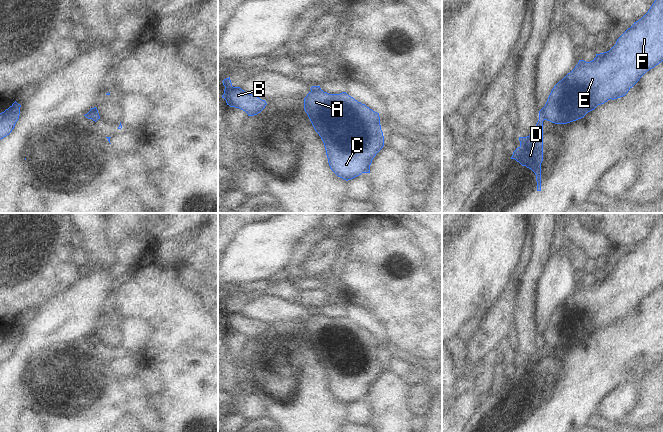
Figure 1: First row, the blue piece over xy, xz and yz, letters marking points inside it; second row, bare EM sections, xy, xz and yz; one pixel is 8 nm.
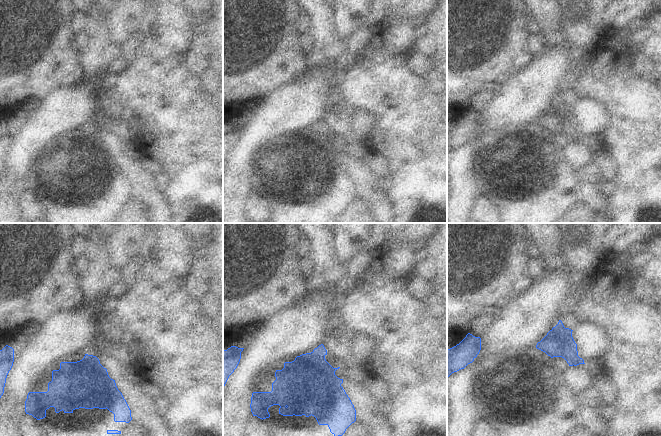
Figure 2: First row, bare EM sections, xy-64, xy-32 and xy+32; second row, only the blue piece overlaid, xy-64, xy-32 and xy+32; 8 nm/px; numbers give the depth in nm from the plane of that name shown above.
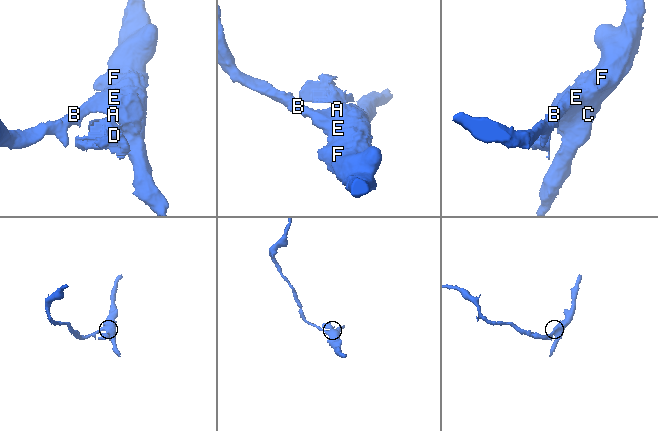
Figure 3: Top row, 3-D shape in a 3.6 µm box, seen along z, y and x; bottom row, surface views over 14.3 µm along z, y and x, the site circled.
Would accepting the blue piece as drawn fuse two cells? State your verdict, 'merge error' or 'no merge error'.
merge error

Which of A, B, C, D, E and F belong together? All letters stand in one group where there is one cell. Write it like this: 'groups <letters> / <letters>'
groups A B C E F / D

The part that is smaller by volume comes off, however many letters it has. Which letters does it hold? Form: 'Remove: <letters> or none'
Remove: D.

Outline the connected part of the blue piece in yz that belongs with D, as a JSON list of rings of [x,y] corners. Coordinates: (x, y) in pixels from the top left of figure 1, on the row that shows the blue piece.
[[[542,110],[535,130],[527,137],[519,137],[520,146],[513,152],[511,159],[515,159],[522,166],[531,169],[536,175],[537,191],[541,191],[541,163],[543,161],[543,121]]]

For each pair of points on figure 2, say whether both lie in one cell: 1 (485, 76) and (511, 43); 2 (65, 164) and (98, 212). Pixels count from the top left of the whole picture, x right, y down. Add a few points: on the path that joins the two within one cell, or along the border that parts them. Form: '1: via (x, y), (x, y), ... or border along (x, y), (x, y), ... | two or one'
1: via (486, 68), (503, 51) | one
2: via (68, 178), (71, 183), (78, 183), (94, 198) | one

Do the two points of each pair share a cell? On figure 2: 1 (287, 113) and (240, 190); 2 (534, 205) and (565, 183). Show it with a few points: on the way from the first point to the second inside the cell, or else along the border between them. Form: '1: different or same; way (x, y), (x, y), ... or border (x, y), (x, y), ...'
1: same; way (267, 131), (241, 158), (240, 170)
2: same; way (542, 197), (549, 190), (557, 186)

